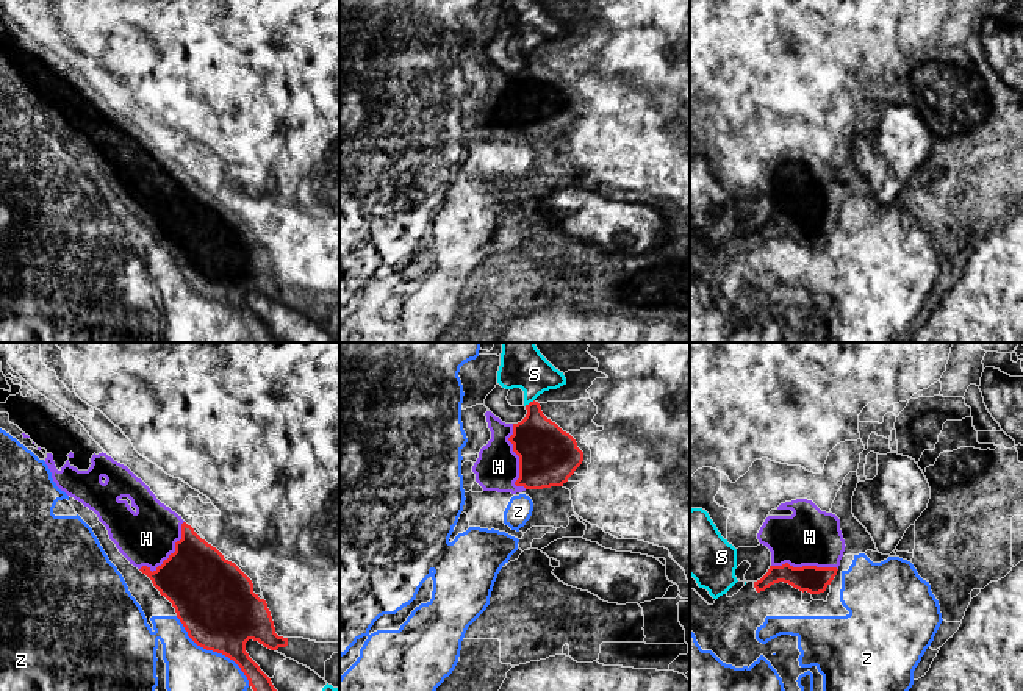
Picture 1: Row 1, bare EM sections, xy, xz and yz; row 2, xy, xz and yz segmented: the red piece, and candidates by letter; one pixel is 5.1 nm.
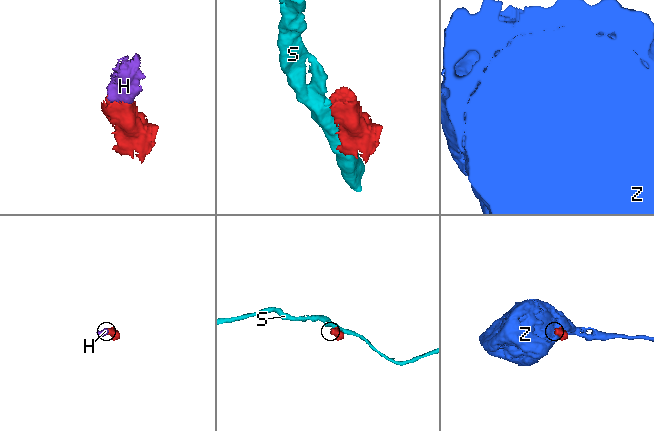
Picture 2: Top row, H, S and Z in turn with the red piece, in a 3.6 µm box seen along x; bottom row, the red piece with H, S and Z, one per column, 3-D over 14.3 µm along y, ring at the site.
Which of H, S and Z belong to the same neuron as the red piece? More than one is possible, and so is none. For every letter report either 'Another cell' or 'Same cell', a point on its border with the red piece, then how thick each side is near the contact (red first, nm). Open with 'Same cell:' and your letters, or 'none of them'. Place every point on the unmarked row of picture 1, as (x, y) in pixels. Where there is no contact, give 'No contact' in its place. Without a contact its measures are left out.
Same cell: H
H: Same cell. Touches red at xy (171, 204). Thickness 360 nm (red) against 280 nm
S: Another cell. Touches red at xz (531, 52). Thickness 280 nm (red) against 200 nm
Z: Another cell. Touches red at xy (213, 300). Thickness 400 nm (red) against 400 nm

